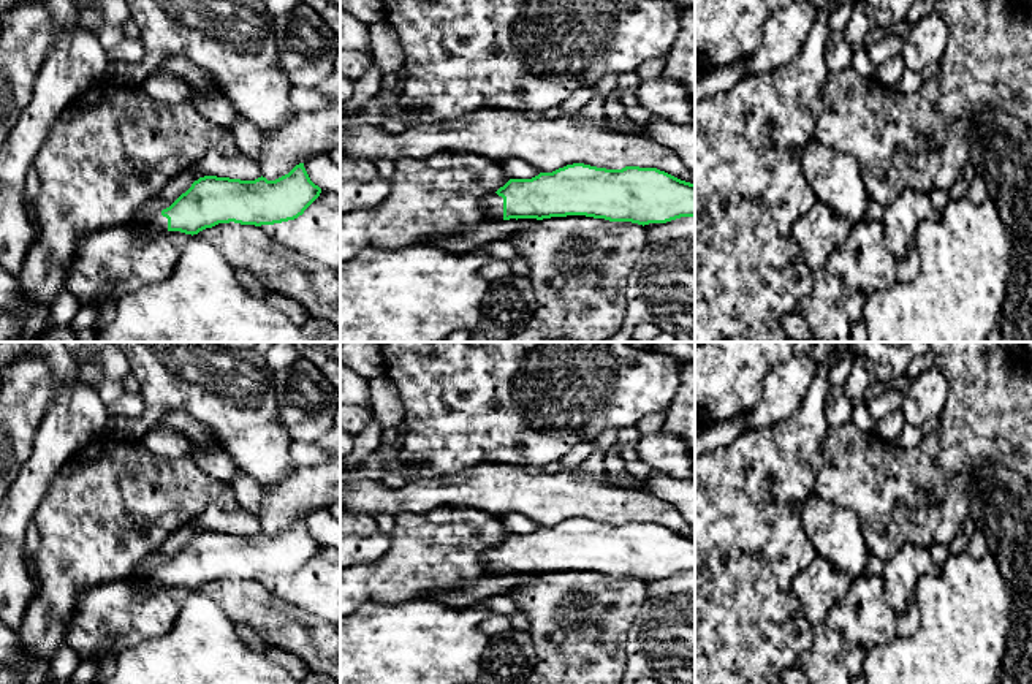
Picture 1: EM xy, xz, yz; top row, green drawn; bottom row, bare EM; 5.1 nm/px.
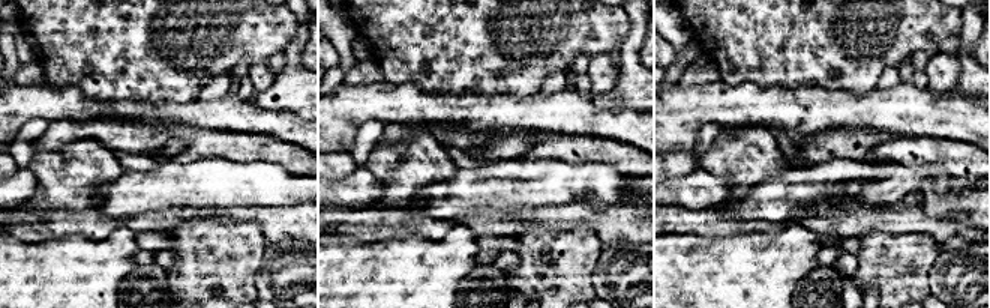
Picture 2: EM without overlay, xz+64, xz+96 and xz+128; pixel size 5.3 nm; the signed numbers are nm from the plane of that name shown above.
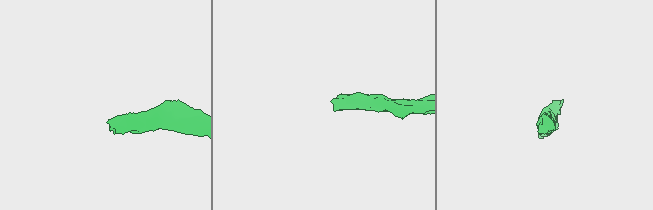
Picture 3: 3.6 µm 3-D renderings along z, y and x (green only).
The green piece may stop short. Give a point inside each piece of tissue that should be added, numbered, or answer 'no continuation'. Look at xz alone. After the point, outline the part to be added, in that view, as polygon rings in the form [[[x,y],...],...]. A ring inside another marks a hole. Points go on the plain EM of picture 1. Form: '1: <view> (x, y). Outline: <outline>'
1: xz (493, 559). Outline: [[[495,546],[483,553],[481,564],[488,575],[491,576],[503,575],[503,553],[499,551]]]

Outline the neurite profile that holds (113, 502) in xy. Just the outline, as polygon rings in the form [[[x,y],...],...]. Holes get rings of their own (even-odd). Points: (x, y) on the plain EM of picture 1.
[[[109,432],[74,453],[60,467],[33,515],[41,538],[35,557],[38,592],[28,603],[17,629],[22,648],[49,662],[54,652],[66,644],[74,602],[82,592],[109,581],[125,580],[149,553],[157,549],[173,532],[199,518],[209,505],[223,511],[236,511],[239,507],[231,486],[209,477],[192,458],[158,456],[141,440]]]

